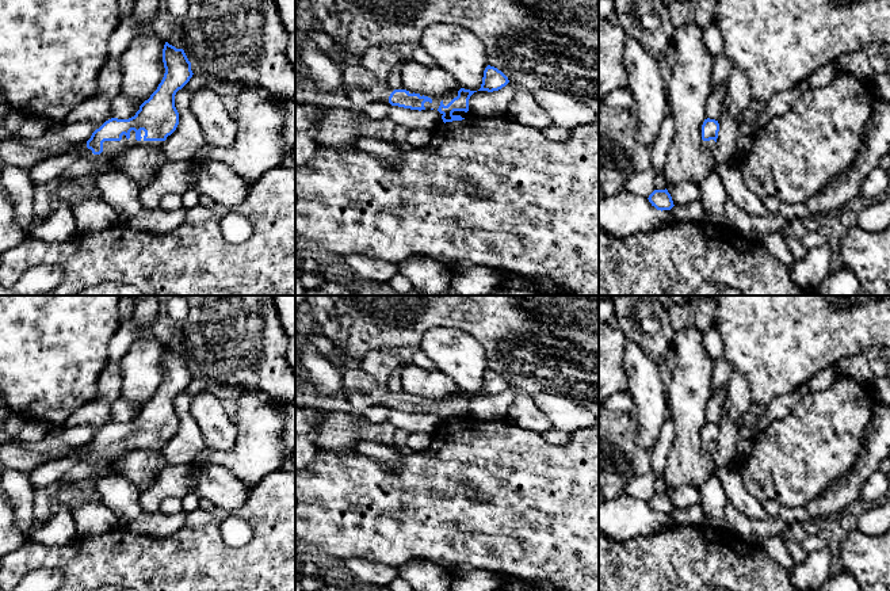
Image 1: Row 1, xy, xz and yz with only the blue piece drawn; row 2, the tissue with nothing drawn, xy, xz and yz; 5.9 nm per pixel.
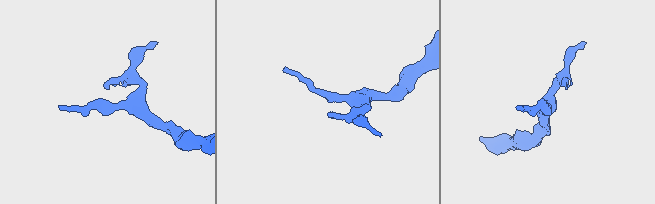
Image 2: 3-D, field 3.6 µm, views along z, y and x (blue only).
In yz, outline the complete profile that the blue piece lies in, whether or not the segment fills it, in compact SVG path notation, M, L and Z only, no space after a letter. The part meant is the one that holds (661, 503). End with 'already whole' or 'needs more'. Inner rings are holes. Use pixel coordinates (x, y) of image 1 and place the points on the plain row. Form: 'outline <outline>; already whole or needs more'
outline M654 493L650 499L649 499L649 506L652 507L652 510L654 510L657 514L671 514L675 508L672 504L671 497L668 496L668 493Z; already whole

